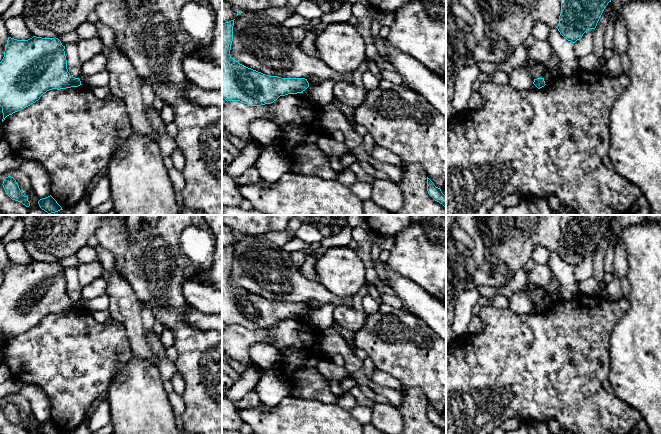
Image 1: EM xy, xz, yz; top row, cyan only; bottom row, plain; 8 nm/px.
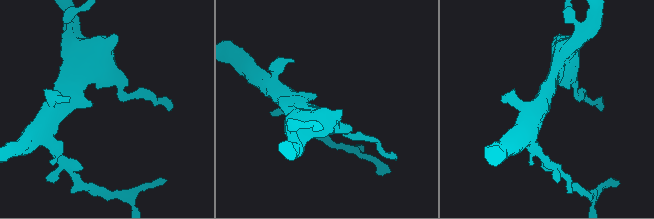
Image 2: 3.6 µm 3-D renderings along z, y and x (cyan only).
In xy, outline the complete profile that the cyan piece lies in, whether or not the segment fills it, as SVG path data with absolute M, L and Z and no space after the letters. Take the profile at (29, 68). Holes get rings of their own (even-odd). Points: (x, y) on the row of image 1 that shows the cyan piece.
M33 36L28 40L8 37L4 57L0 62L0 106L3 119L35 103L47 91L78 87L79 78L70 75L67 69L65 46L58 38Z

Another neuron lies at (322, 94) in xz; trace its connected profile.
M323 80L319 85L309 86L302 94L318 106L323 107L326 104L332 103L335 83L333 80Z

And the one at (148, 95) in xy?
M142 81L141 92L144 107L146 108L153 107L153 102L155 98L153 87L148 82Z

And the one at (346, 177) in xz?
M351 167L345 168L344 170L337 173L337 181L346 187L350 187L357 180Z

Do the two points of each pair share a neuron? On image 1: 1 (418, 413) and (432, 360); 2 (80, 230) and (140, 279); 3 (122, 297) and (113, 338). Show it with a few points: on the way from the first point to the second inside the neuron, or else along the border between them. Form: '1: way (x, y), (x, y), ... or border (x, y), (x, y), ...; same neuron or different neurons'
1: border (403, 387), (418, 387), (424, 393), (427, 400); different neurons
2: border (100, 225), (94, 234); different neurons
3: border (111, 317), (122, 325), (129, 341); different neurons

